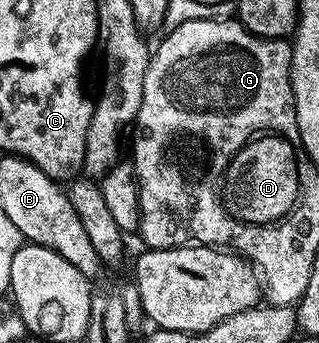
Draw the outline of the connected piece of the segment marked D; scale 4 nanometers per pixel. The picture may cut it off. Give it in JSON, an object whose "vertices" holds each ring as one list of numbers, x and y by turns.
{"vertices":[[263,133,240,146,225,172,227,214,244,225,271,225,292,214,299,202,300,160,295,160,296,144,278,133]]}

